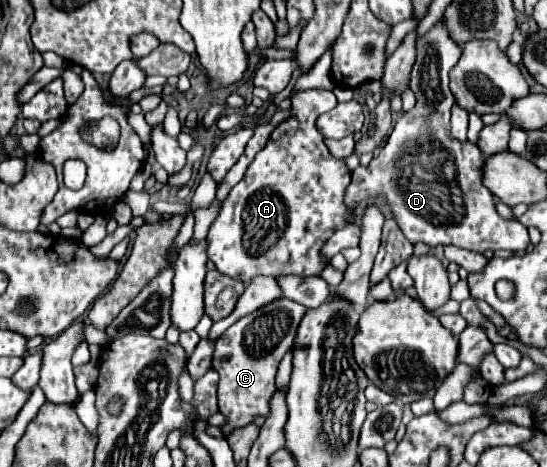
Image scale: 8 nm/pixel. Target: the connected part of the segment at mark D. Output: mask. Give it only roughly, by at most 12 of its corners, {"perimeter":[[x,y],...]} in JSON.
{"perimeter":[[416,42],[418,102],[352,172],[344,204],[390,196],[410,242],[526,250],[450,136],[460,46]]}

